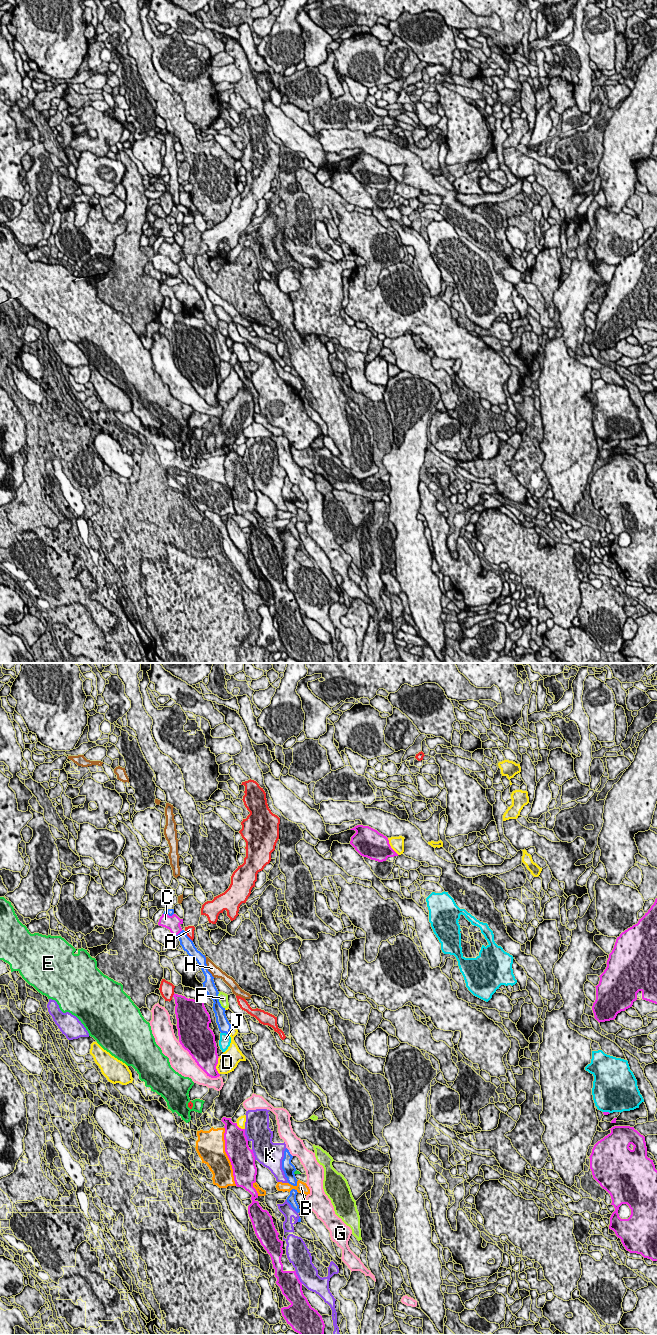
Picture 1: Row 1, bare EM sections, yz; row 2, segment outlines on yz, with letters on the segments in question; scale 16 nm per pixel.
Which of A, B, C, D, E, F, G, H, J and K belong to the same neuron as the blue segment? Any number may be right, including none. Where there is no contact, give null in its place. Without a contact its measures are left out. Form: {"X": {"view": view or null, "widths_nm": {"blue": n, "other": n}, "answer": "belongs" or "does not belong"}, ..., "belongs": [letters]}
{"A": {"view": "yz", "widths_nm": {"blue": 200, "other": 140}, "answer": "does not belong"}, "B": {"view": "yz", "widths_nm": {"blue": 160, "other": 170}, "answer": "does not belong"}, "C": {"view": "yz", "widths_nm": {"blue": 200, "other": 240}, "answer": "does not belong"}, "D": {"view": "yz", "widths_nm": {"blue": 200, "other": 130}, "answer": "does not belong"}, "E": {"view": "yz", "widths_nm": {"blue": 190, "other": 60}, "answer": "does not belong"}, "F": {"view": "yz", "widths_nm": {"blue": 190, "other": 160}, "answer": "does not belong"}, "G": {"view": "yz", "widths_nm": {"blue": 180, "other": 280}, "answer": "does not belong"}, "H": {"view": "yz", "widths_nm": {"blue": 160, "other": 160}, "answer": "does not belong"}, "J": {"view": "yz", "widths_nm": {"blue": 200, "other": 190}, "answer": "does not belong"}, "K": {"view": "yz", "widths_nm": {"blue": 190, "other": 400}, "answer": "does not belong"}, "belongs": []}

